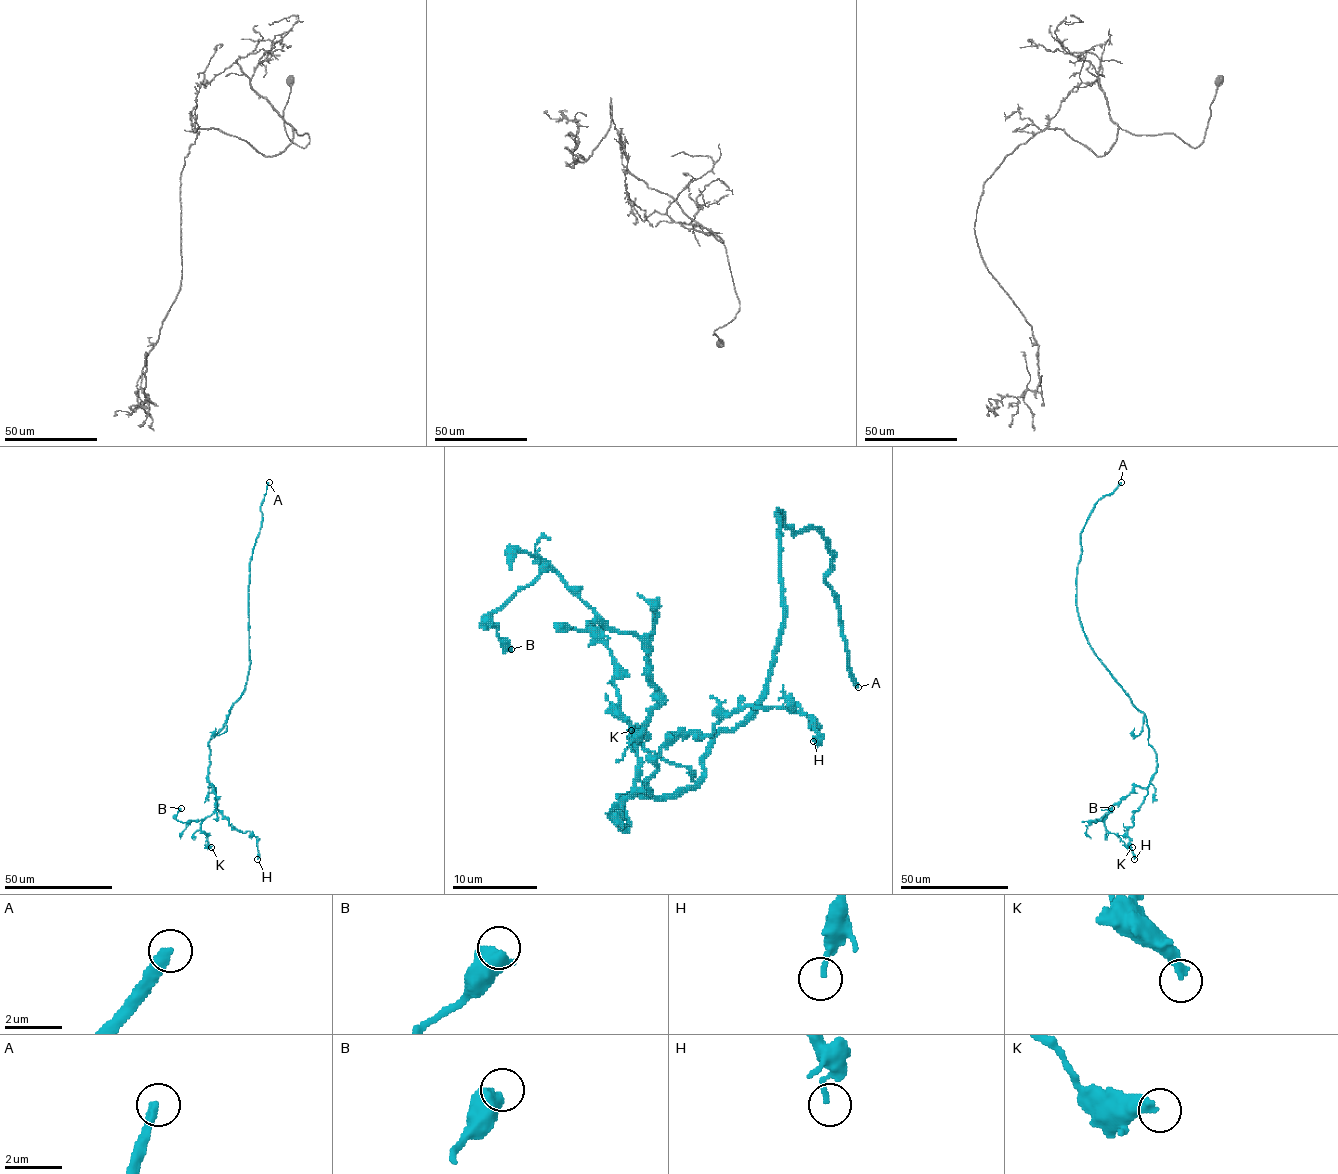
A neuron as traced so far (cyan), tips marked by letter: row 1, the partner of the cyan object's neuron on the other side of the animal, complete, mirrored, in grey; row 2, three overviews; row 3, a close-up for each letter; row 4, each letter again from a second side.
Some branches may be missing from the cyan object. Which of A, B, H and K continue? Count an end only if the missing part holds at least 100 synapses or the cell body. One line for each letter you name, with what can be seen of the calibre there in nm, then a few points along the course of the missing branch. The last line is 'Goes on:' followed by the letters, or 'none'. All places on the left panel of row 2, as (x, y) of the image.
A: Thickness 360 nm. Course of what is missing: (269, 482), (265, 465), (364, 489), (375, 459), (396, 475), (370, 464)
Goes on: A

